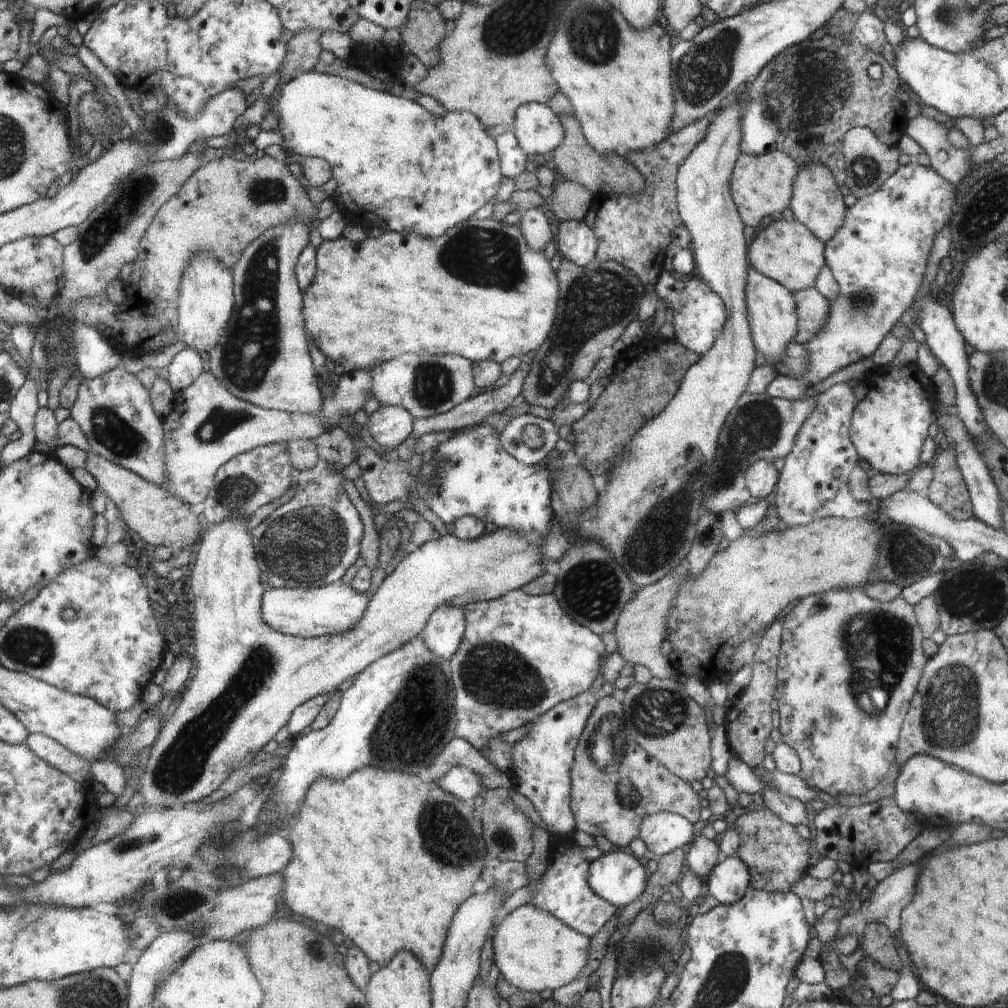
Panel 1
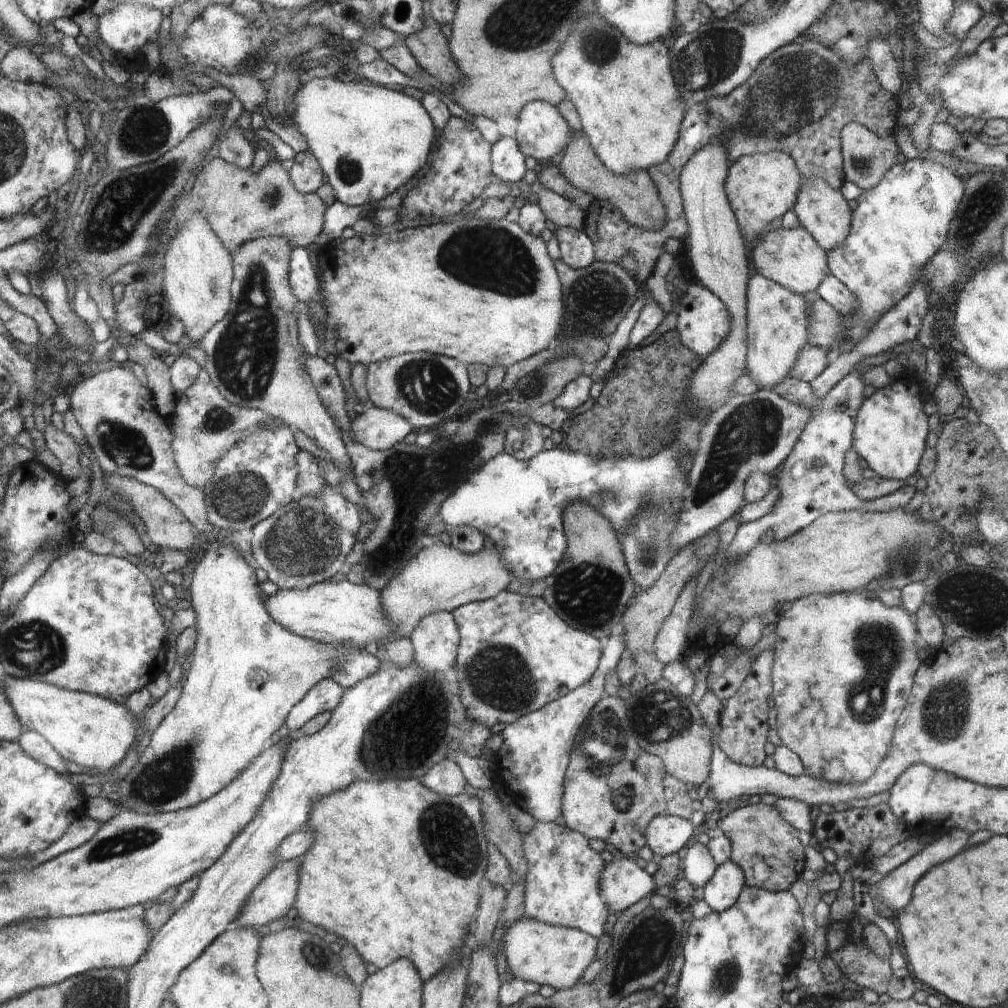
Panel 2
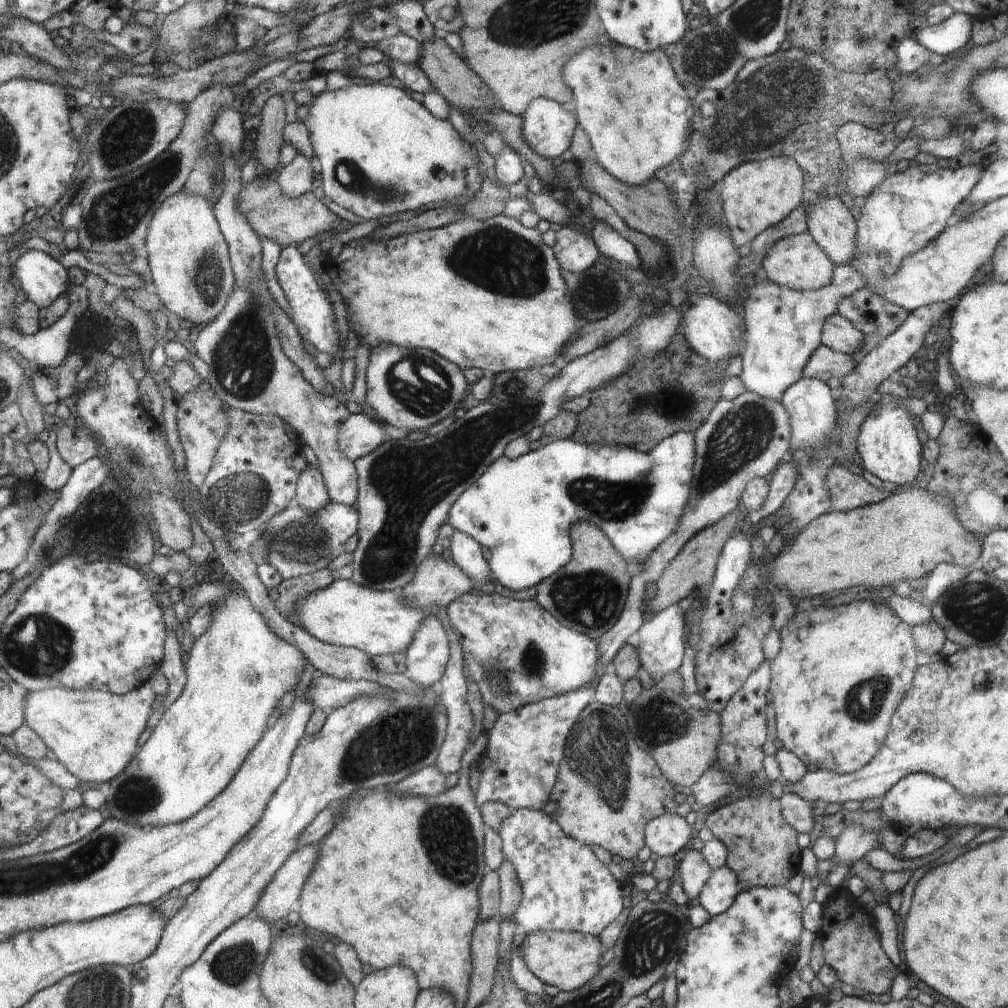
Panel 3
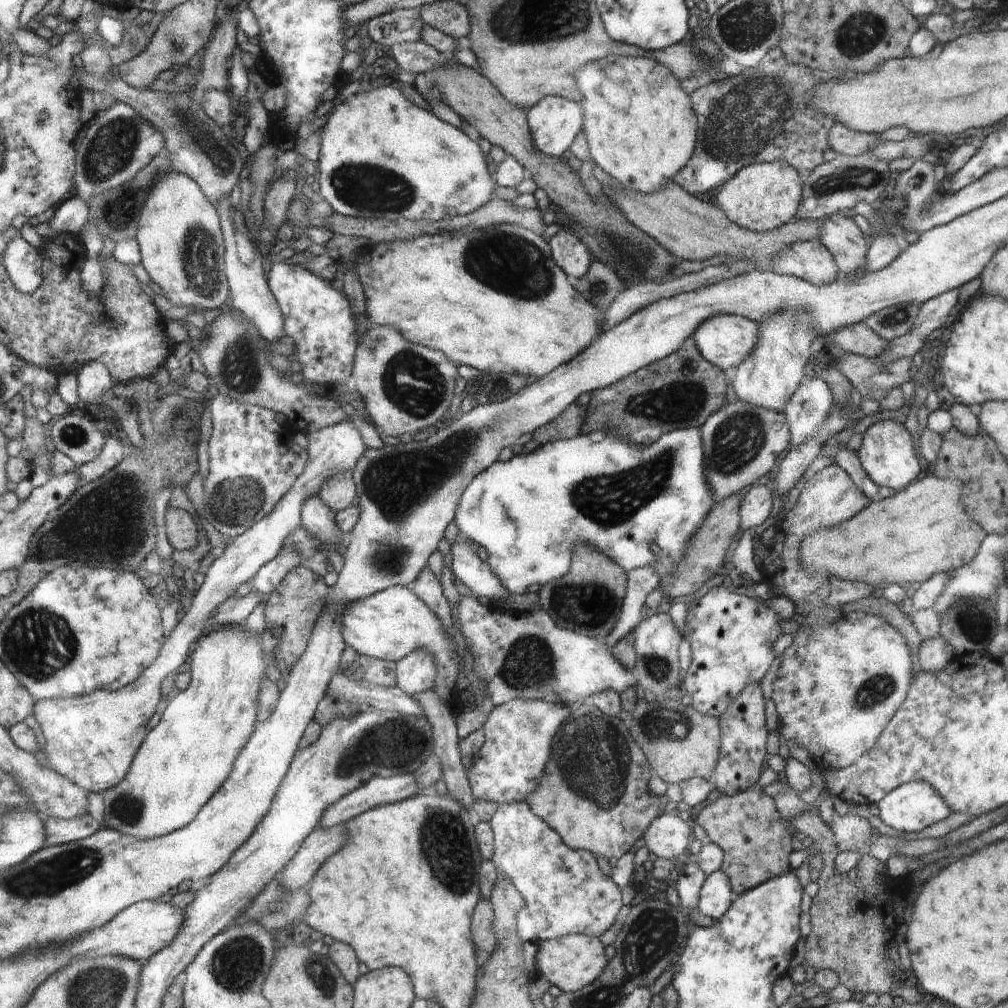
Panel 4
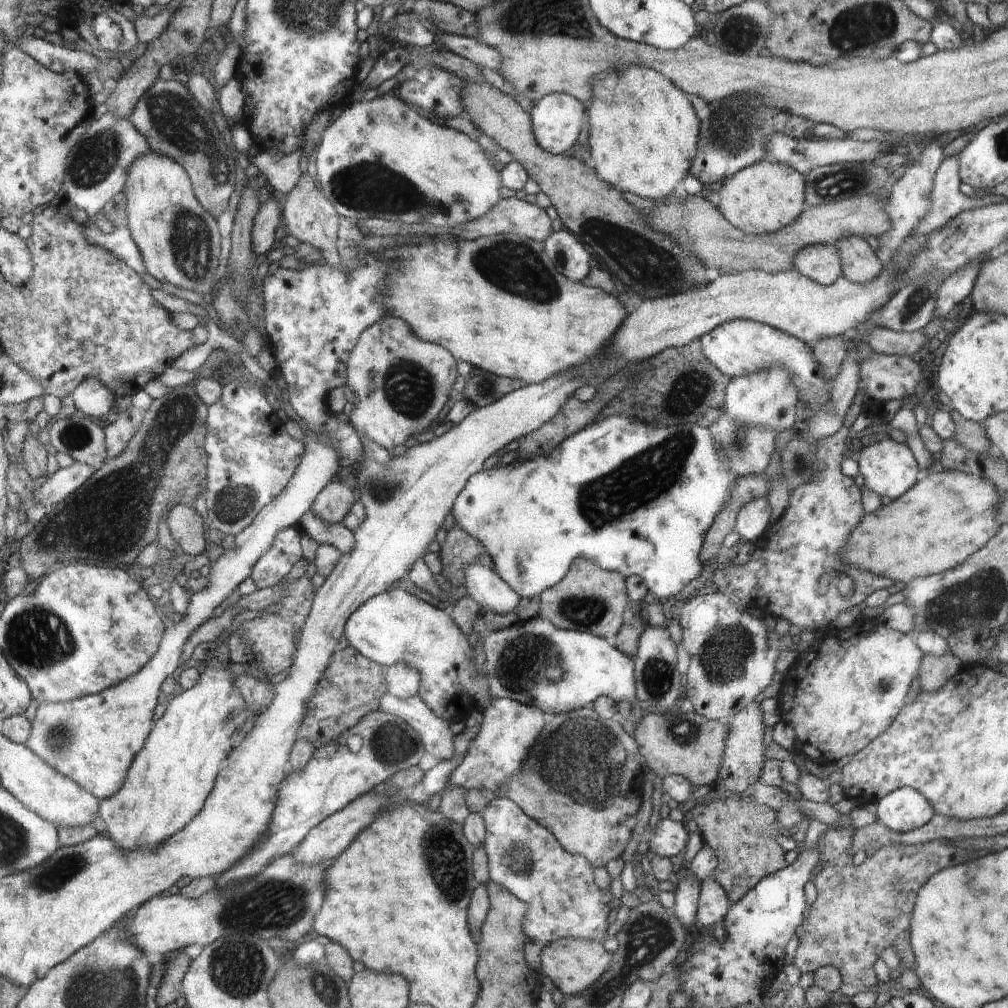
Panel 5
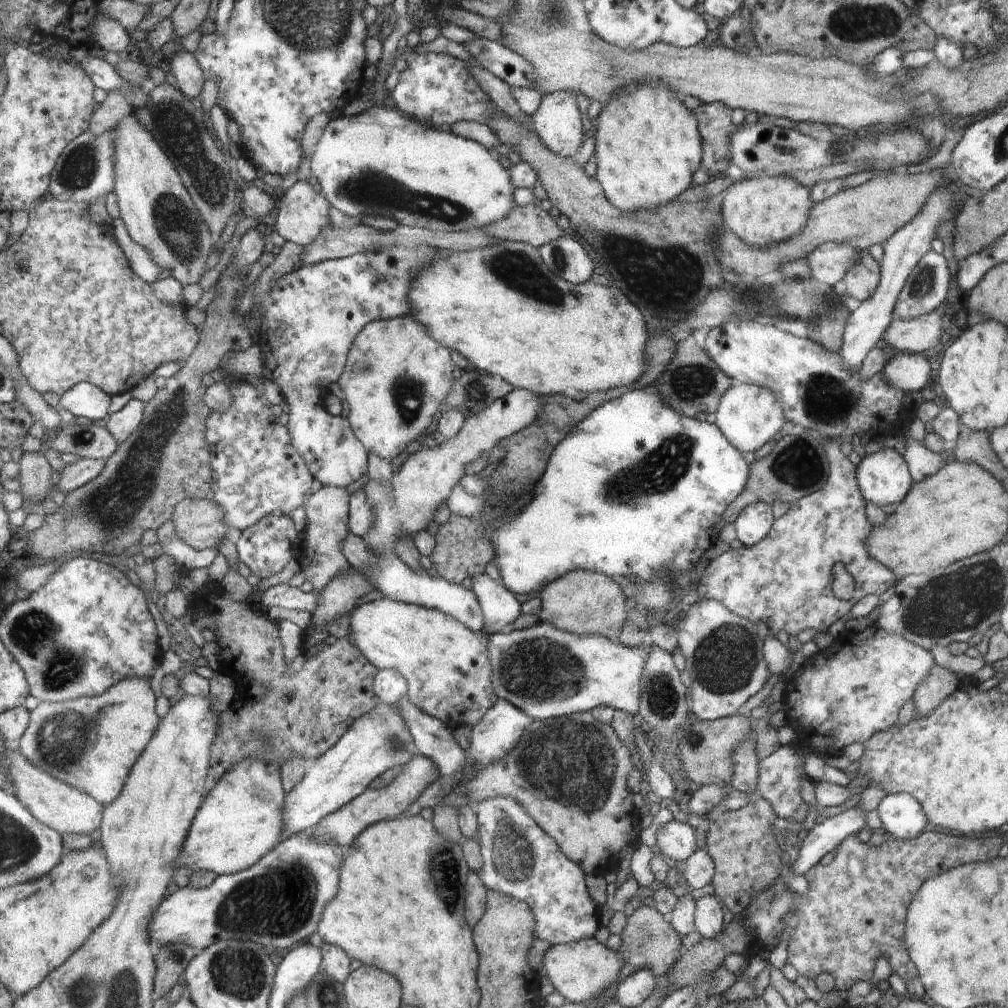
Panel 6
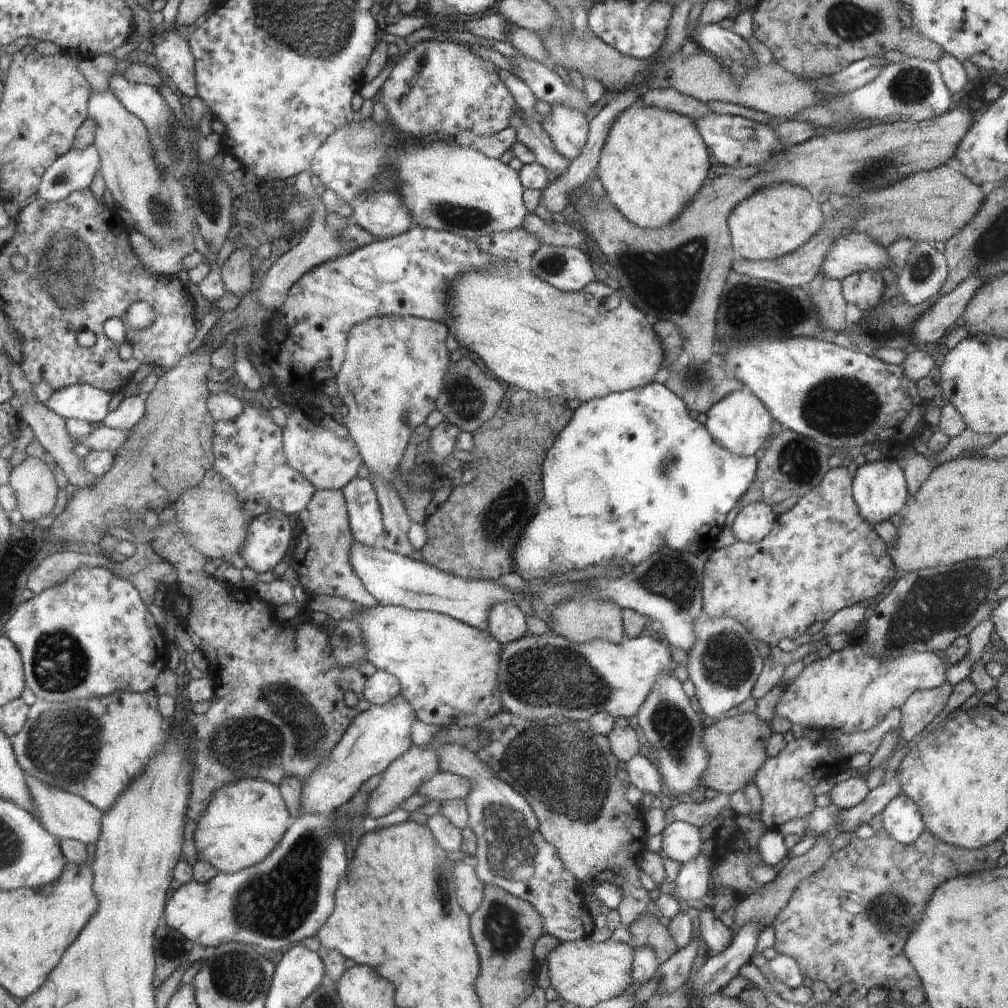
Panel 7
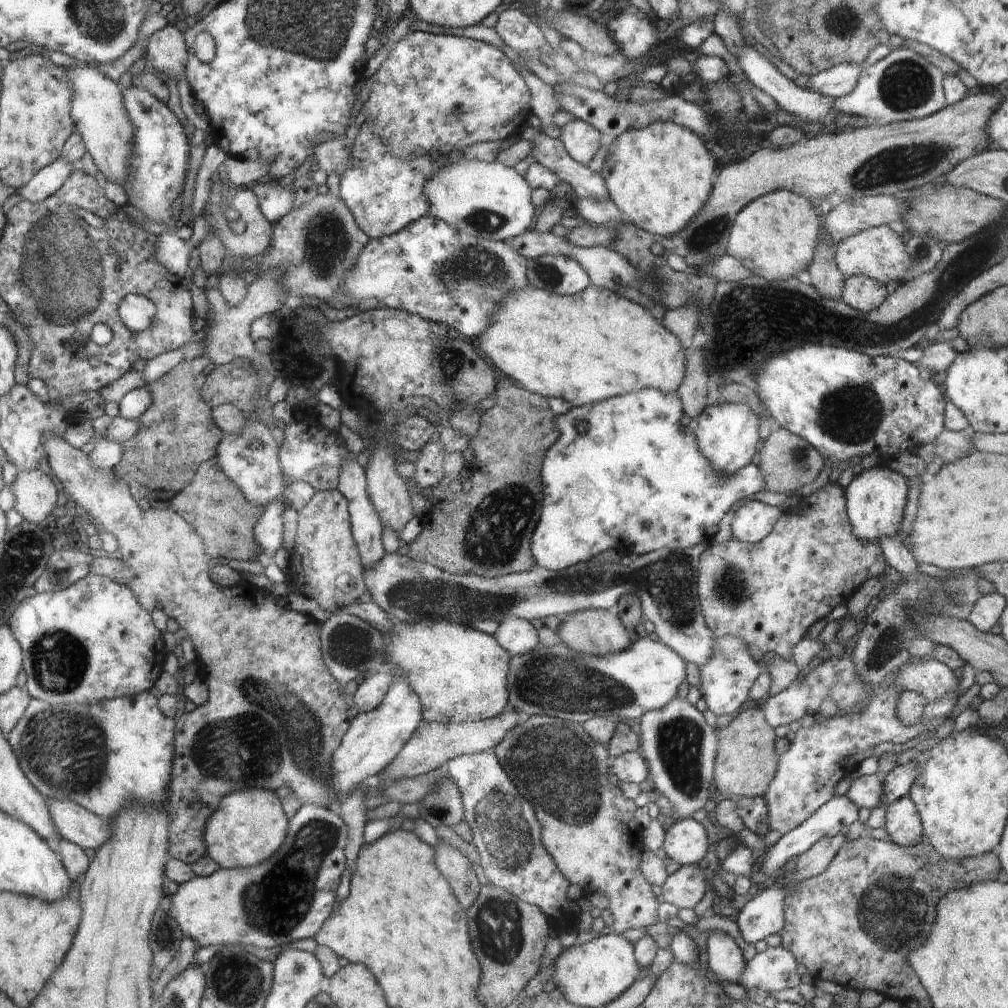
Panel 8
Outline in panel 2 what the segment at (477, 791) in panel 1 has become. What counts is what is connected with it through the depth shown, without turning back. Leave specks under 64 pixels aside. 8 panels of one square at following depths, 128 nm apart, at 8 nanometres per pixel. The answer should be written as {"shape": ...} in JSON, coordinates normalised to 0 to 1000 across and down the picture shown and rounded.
{"shape":[[[444,752],[431,759],[422,768],[419,778],[427,784],[439,789],[453,789],[462,786],[463,774],[458,763],[450,755]]]}

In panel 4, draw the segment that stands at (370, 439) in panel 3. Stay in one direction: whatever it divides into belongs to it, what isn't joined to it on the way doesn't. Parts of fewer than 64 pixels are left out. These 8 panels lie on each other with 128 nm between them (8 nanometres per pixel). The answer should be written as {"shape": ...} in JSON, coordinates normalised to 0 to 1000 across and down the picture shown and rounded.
{"shape":[[[347,418],[338,419],[337,422],[329,422],[306,431],[308,440],[306,442],[308,458],[303,462],[301,469],[292,477],[291,484],[276,497],[274,505],[261,514],[258,518],[253,518],[247,525],[244,525],[236,534],[229,536],[222,546],[218,547],[218,552],[211,558],[204,570],[202,579],[198,585],[194,587],[190,601],[187,605],[187,609],[177,620],[176,626],[164,637],[160,650],[157,655],[137,674],[132,680],[125,681],[120,686],[110,686],[99,684],[91,688],[77,689],[76,691],[59,693],[46,693],[37,695],[35,703],[35,711],[39,720],[43,724],[46,732],[46,740],[44,747],[48,750],[50,758],[60,768],[65,769],[69,774],[77,777],[82,783],[91,784],[91,786],[104,787],[106,784],[112,783],[120,778],[125,771],[128,770],[129,763],[132,762],[132,756],[135,754],[138,744],[144,738],[147,727],[147,716],[151,714],[151,710],[155,710],[157,700],[163,691],[162,685],[165,675],[169,671],[177,668],[181,663],[181,659],[185,657],[185,653],[190,649],[191,642],[204,630],[203,625],[208,621],[207,617],[212,606],[228,592],[234,589],[234,585],[256,567],[261,560],[268,558],[277,551],[279,544],[283,540],[286,532],[289,532],[293,524],[300,520],[299,504],[302,496],[308,491],[316,487],[320,478],[331,472],[333,469],[342,466],[349,467],[354,458],[365,448],[366,440],[359,434],[355,425]]]}

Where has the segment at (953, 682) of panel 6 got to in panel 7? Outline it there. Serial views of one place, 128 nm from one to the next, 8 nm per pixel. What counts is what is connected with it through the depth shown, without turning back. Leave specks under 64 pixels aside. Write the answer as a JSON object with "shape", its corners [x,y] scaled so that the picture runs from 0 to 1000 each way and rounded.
{"shape":[[[938,675],[933,681],[910,685],[903,690],[898,699],[893,702],[895,711],[894,736],[903,736],[937,704],[937,700],[944,688],[945,680]]]}

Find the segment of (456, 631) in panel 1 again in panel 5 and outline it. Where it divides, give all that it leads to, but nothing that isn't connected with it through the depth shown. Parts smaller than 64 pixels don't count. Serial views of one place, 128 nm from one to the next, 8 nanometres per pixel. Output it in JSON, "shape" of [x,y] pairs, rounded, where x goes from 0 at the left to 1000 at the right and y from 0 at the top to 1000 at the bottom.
{"shape":[[[396,657],[384,662],[382,671],[384,687],[397,692],[415,689],[418,681],[418,669],[407,658]]]}

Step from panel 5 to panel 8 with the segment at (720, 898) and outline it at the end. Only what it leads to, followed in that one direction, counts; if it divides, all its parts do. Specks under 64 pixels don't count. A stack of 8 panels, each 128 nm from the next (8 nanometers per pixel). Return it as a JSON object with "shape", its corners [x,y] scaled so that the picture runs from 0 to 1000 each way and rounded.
{"shape":[[[712,923],[704,925],[700,944],[703,950],[702,960],[707,962],[710,968],[728,975],[734,973],[742,954],[725,928]]]}

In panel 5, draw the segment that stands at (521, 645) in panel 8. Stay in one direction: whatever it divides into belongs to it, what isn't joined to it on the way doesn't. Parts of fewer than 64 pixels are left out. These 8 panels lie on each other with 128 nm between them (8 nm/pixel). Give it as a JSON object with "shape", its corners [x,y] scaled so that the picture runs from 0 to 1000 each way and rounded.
{"shape":[[[477,559],[464,562],[461,582],[463,589],[474,597],[478,608],[486,605],[510,607],[517,594],[490,564]]]}

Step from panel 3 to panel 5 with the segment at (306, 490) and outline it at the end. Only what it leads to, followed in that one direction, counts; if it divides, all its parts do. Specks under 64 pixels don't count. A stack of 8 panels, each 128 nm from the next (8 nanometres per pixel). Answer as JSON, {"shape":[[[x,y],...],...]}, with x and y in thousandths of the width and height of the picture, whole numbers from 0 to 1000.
{"shape":[[[306,507],[296,518],[294,525],[298,529],[306,530],[317,540],[326,540],[338,548],[347,549],[350,545],[351,532],[339,519],[321,520],[312,508]]]}

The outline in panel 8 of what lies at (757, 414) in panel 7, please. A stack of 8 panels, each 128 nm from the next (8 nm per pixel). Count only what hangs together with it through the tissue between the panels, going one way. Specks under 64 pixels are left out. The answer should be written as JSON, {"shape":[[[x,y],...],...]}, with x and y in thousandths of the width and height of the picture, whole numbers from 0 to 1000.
{"shape":[[[721,400],[716,404],[704,402],[694,409],[690,432],[695,447],[715,469],[727,471],[732,465],[744,461],[746,452],[752,446],[752,414],[738,400]]]}

